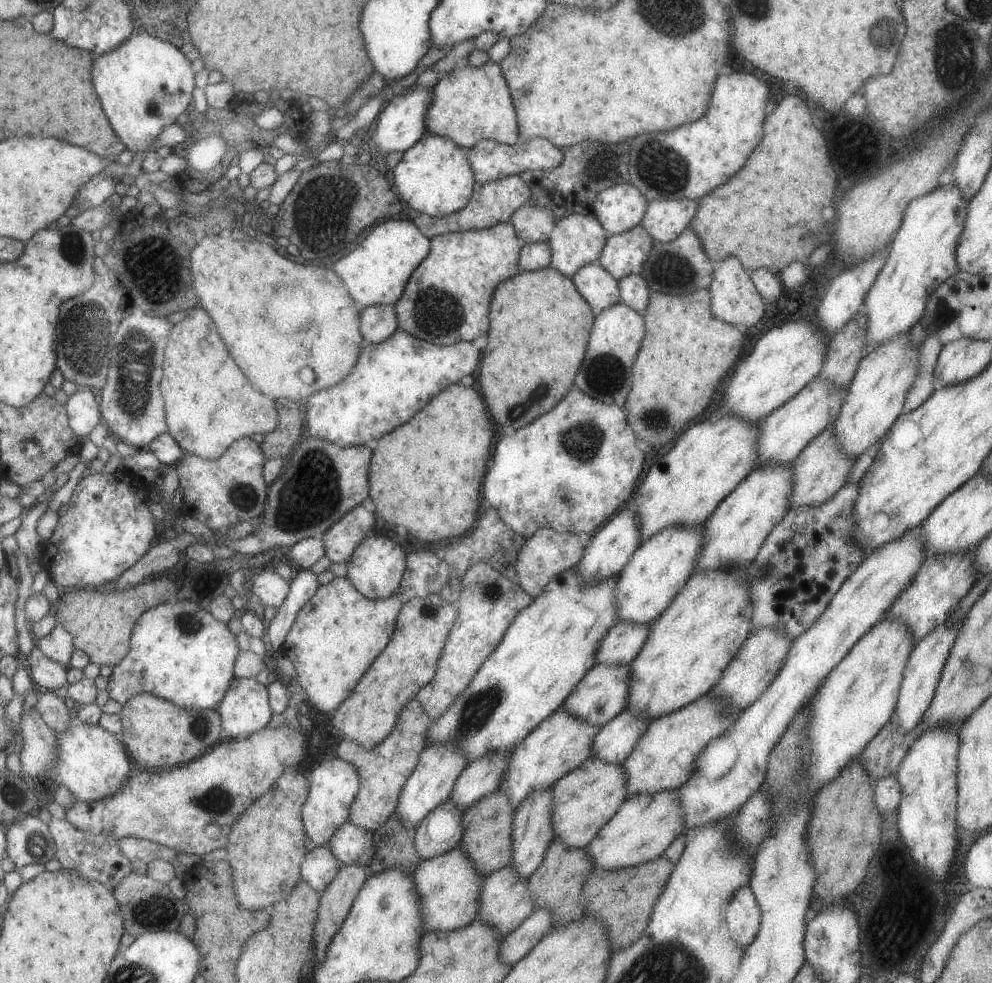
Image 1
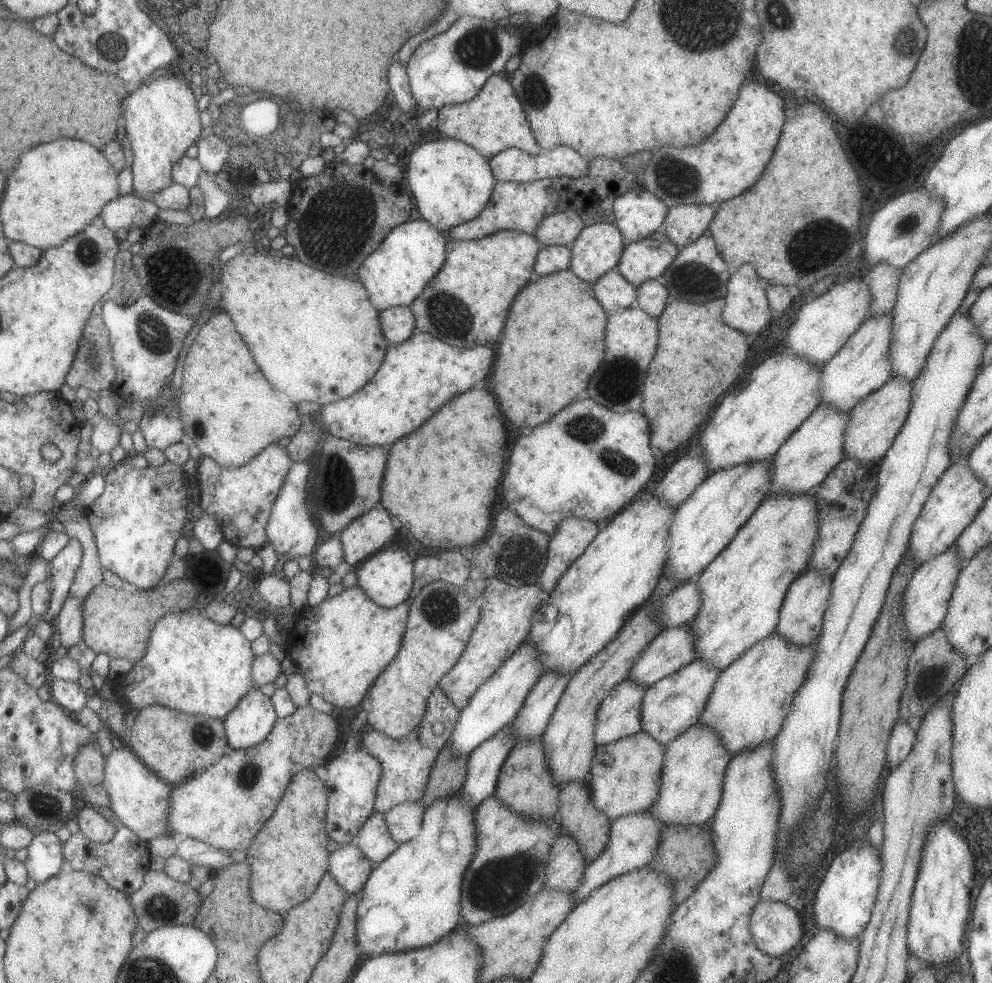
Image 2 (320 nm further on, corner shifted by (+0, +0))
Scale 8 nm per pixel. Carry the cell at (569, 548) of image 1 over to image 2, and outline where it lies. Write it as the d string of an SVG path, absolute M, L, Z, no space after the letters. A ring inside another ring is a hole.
M586 518L563 519L550 536L547 547L547 562L539 575L537 586L550 593L561 574L583 554L592 538L599 532L600 525Z

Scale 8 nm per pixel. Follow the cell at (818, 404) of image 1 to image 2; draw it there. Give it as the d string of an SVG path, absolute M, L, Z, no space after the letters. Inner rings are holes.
M892 314L871 315L839 347L839 350L821 366L820 403L833 405L837 410L849 411L856 402L870 392L883 386L894 376L890 365L890 342L892 337Z

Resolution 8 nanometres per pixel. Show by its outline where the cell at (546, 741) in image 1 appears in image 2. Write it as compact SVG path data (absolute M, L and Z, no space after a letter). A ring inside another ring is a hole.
M627 677L596 708L594 741L606 745L642 730L640 706L646 687Z

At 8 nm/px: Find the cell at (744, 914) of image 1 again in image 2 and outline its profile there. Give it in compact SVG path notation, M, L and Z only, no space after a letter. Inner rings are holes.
M761 901L752 910L749 923L755 946L761 952L778 957L803 936L803 922L795 909L779 901Z

